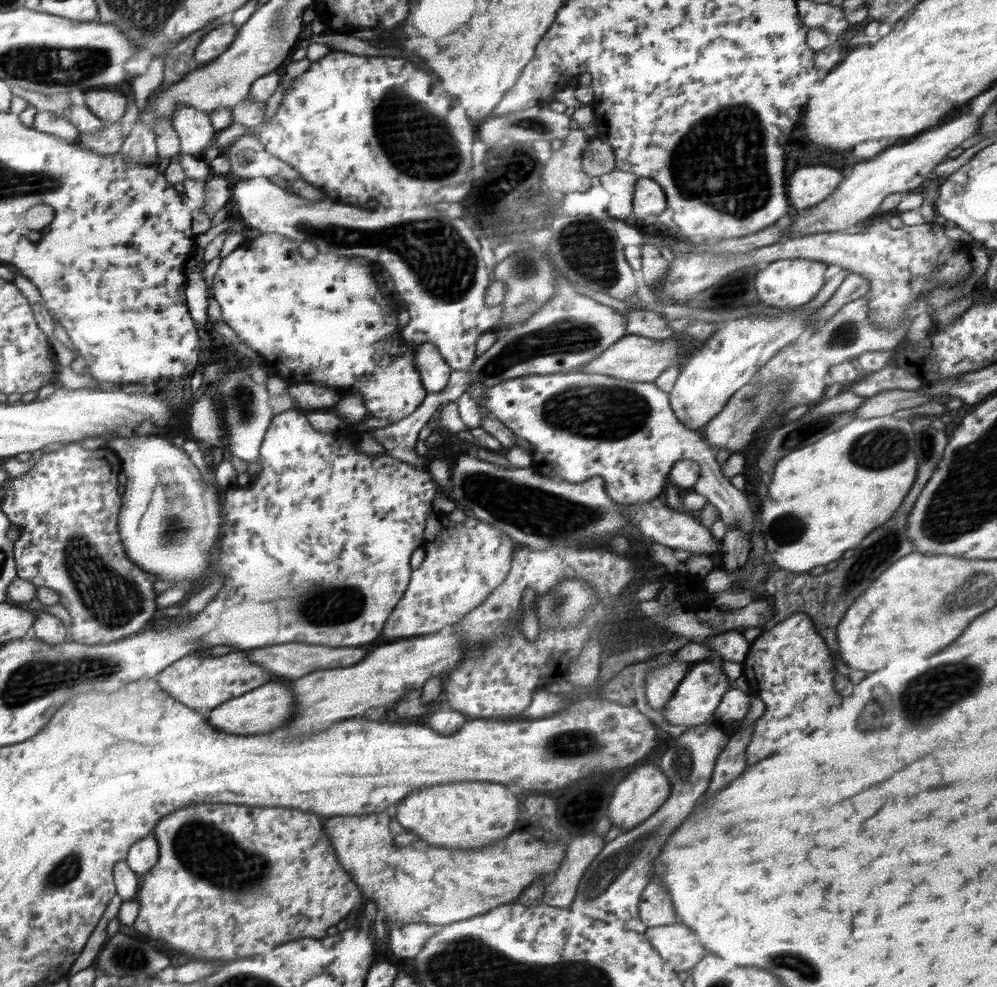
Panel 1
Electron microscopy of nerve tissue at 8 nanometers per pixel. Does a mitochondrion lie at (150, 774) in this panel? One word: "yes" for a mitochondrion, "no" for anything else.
no

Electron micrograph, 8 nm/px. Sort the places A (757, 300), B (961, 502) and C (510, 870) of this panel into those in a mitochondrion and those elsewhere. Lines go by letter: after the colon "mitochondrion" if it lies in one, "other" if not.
A: other
B: mitochondrion
C: other

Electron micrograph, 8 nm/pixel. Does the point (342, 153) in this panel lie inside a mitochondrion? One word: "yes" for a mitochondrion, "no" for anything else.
no

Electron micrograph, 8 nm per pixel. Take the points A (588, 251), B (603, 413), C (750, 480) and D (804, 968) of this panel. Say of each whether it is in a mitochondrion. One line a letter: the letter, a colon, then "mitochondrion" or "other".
A: mitochondrion
B: mitochondrion
C: other
D: mitochondrion

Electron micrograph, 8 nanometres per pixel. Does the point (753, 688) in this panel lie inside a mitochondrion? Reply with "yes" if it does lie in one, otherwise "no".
no

